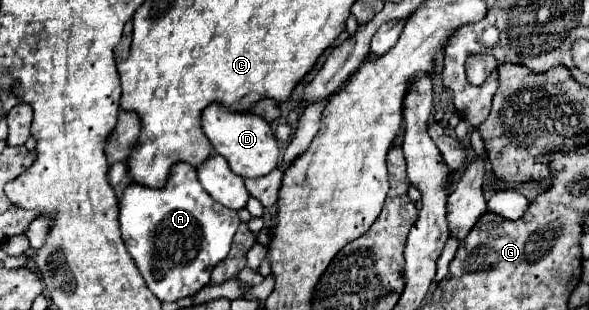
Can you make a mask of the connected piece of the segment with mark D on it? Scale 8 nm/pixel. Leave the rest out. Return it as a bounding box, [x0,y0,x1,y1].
[203,105,279,177]

